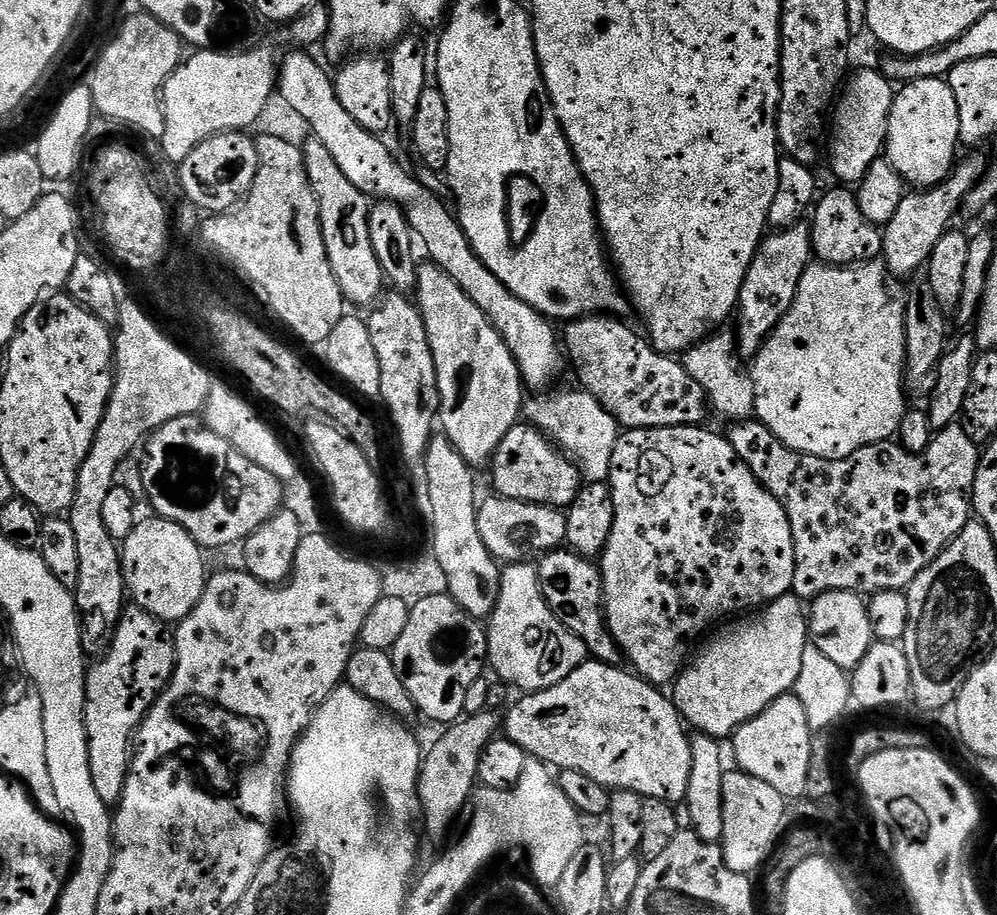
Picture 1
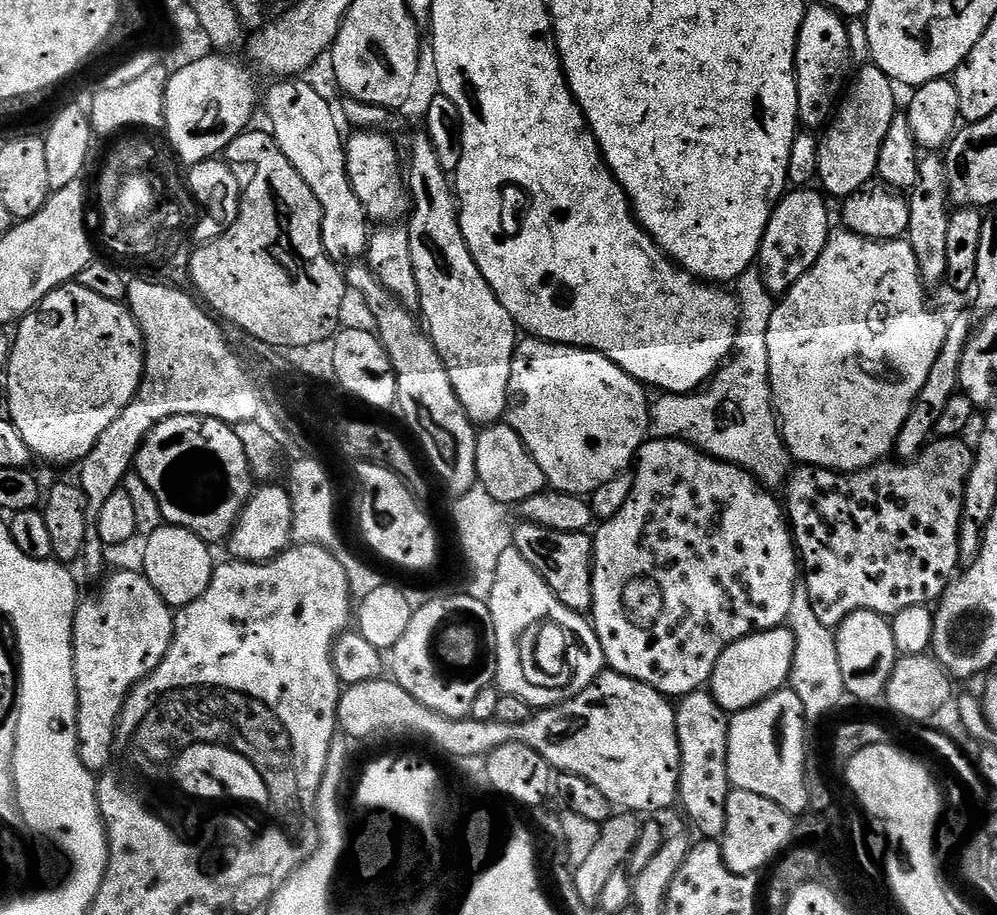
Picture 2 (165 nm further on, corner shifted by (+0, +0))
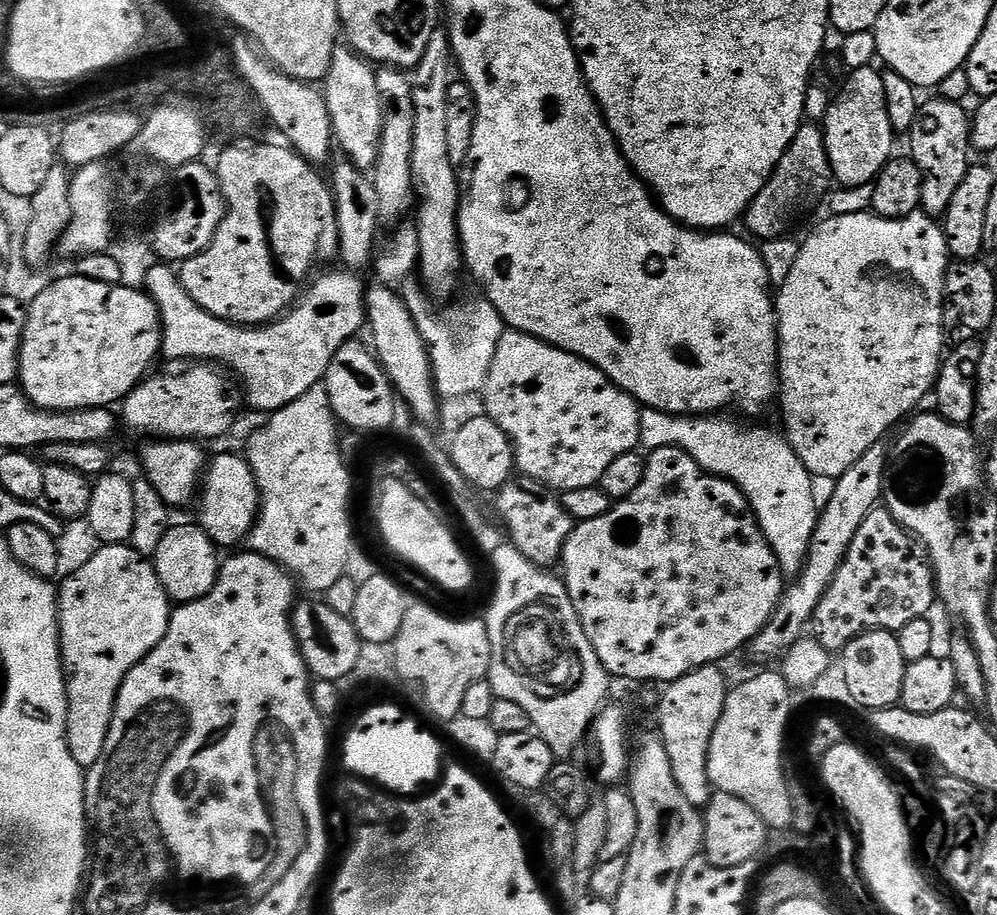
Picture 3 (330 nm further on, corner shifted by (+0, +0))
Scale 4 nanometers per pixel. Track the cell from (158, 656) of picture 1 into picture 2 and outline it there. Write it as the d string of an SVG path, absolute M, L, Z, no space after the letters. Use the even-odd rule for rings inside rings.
M143 571L116 572L103 577L104 585L93 596L79 601L76 617L72 623L72 661L74 662L74 682L77 684L77 746L81 762L94 774L108 767L112 760L112 743L116 737L116 724L124 700L134 685L140 683L149 672L160 664L161 658L172 641L173 609L154 586L150 586Z

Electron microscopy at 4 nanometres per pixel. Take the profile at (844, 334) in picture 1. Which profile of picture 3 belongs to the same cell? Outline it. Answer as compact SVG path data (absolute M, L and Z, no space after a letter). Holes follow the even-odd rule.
M922 210L901 220L882 218L871 211L845 216L829 215L827 219L822 221L805 240L802 240L798 262L794 262L790 274L786 274L786 282L778 285L774 299L776 301L776 336L780 339L778 405L780 404L780 412L784 415L782 432L788 445L798 454L798 458L802 458L806 470L812 473L813 477L820 479L821 476L822 479L828 480L827 482L834 482L842 474L846 474L846 470L850 470L850 466L854 466L854 462L858 462L858 458L862 458L862 454L866 454L870 446L881 443L885 439L884 435L896 423L899 425L905 418L911 417L919 409L916 407L927 396L929 399L930 393L935 389L936 378L940 375L940 365L946 356L944 279L948 273L950 257L943 227Z

